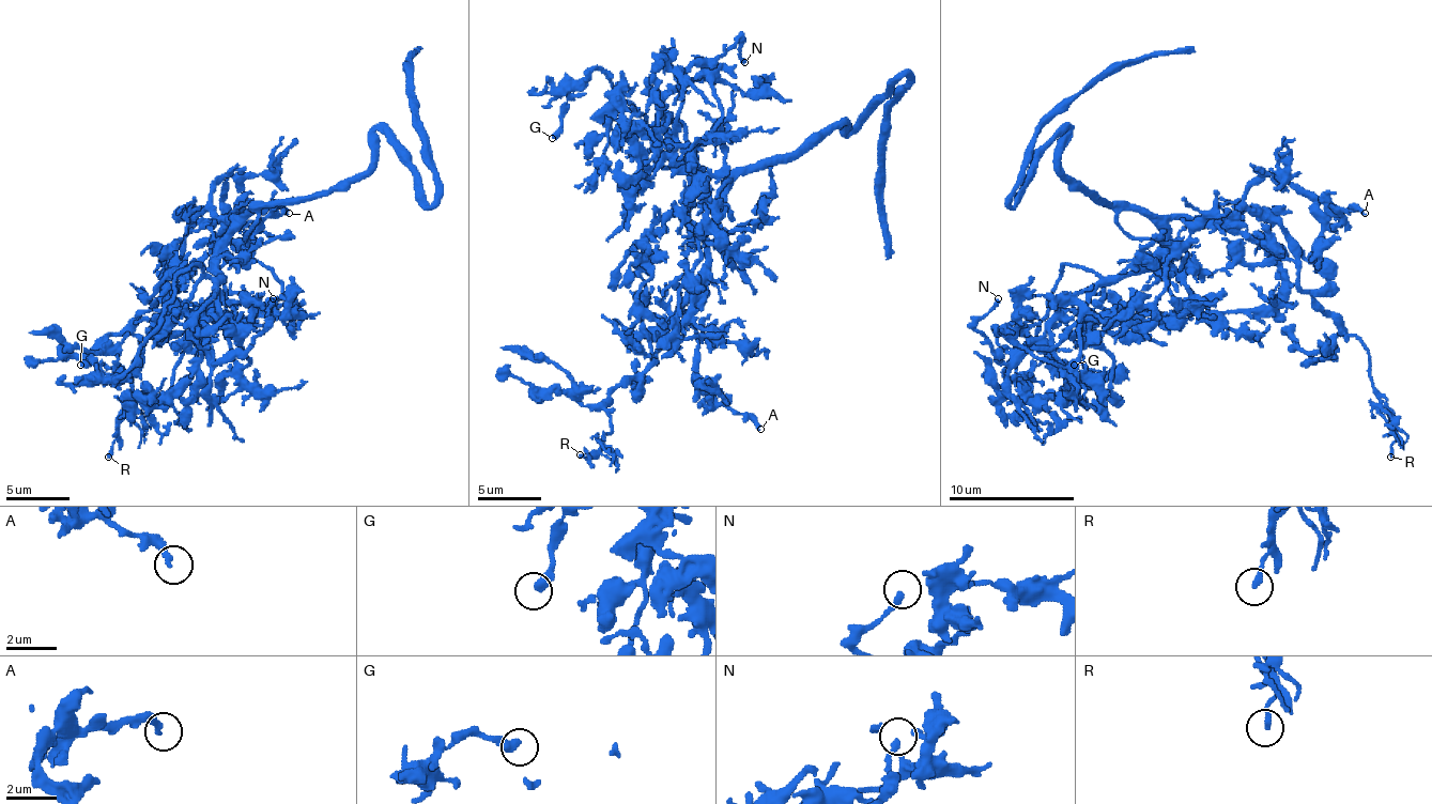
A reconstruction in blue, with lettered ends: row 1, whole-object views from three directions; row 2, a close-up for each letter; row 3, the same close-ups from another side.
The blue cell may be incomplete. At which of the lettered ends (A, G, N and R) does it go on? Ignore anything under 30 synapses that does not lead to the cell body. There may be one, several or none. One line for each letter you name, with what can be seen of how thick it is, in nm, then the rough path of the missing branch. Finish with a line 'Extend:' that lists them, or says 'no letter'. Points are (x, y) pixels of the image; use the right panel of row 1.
Extend: no letter

